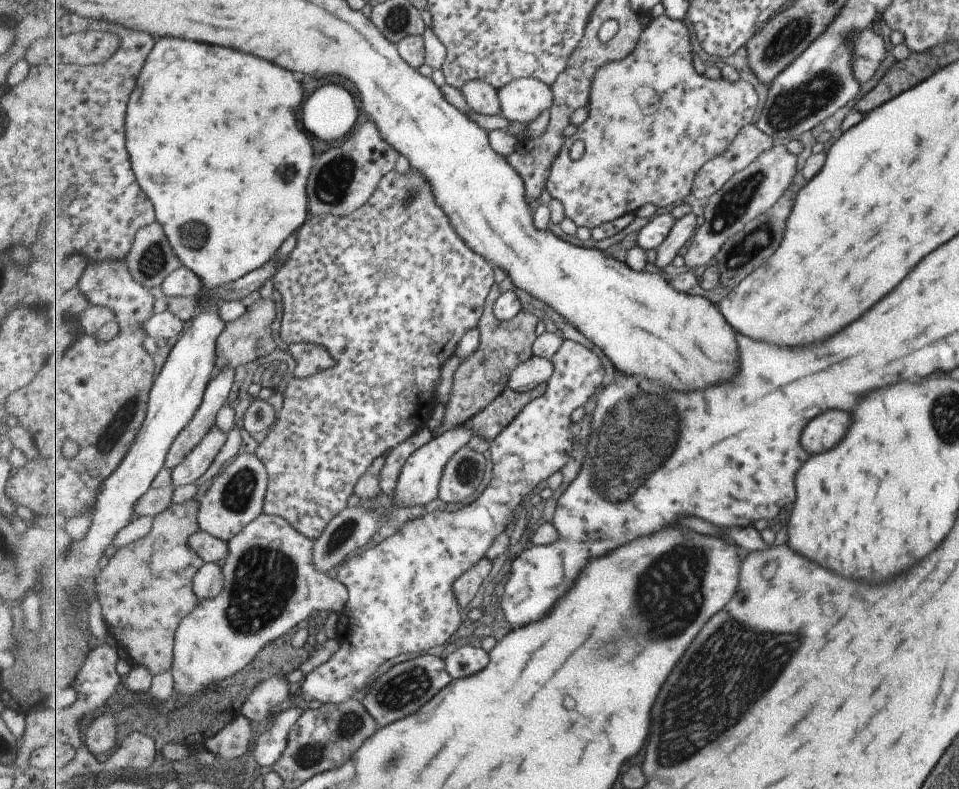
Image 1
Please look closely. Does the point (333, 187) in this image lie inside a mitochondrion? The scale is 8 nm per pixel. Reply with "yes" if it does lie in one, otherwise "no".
yes

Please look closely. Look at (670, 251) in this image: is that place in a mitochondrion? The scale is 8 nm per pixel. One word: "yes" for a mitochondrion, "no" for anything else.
no

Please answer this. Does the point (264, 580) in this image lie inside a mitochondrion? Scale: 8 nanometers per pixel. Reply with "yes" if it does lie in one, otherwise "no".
yes

